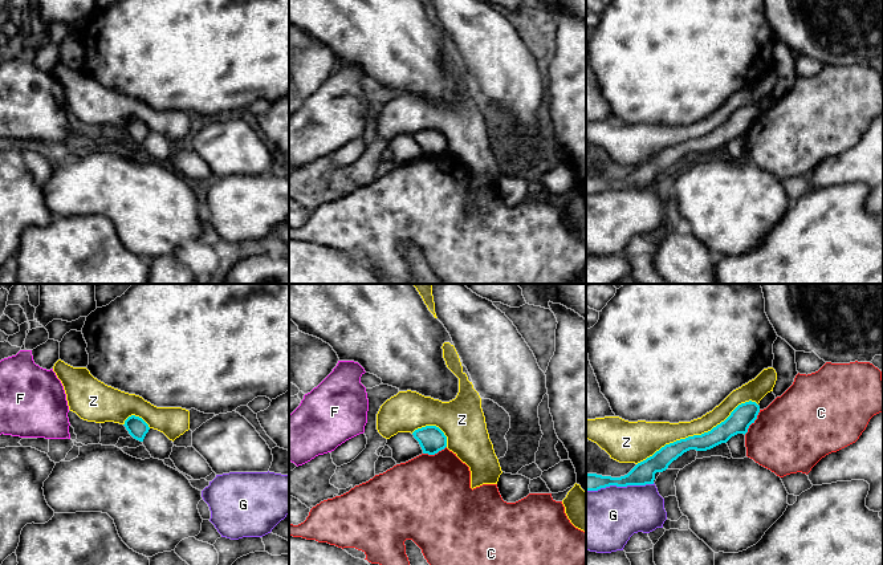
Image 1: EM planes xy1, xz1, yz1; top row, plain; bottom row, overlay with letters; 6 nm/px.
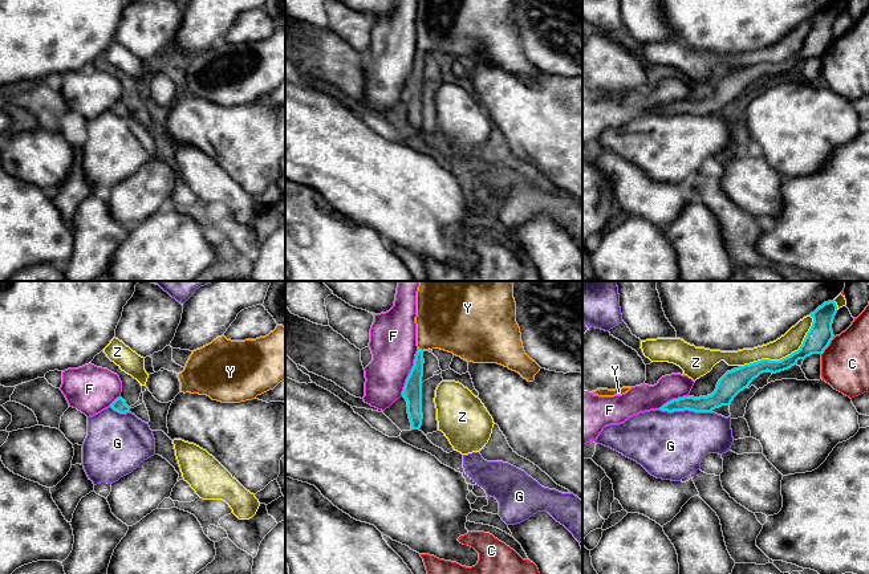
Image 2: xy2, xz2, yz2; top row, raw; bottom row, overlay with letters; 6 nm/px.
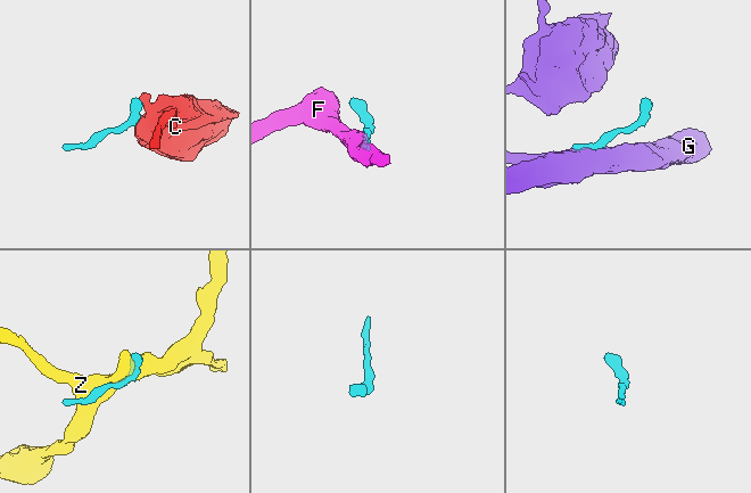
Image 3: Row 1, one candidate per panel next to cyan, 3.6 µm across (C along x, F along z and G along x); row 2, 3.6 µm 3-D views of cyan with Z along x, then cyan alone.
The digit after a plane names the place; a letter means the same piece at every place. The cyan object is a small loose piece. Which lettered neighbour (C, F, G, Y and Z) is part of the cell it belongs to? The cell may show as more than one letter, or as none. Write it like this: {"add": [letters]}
{"add": ["Y"]}

